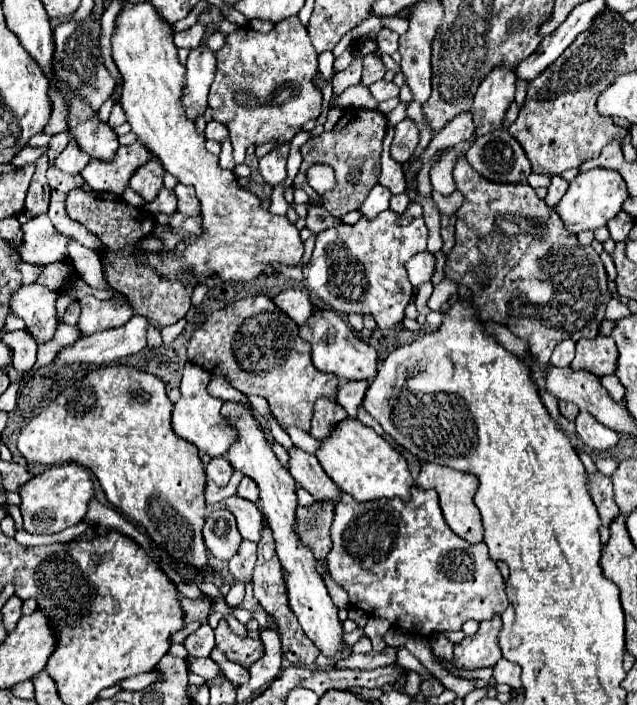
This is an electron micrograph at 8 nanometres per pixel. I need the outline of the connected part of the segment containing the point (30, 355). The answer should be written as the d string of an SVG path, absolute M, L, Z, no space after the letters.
M26 330L6 332L2 336L2 342L6 342L14 350L14 370L18 370L20 374L26 374L26 370L30 370L36 364L38 344L26 334Z

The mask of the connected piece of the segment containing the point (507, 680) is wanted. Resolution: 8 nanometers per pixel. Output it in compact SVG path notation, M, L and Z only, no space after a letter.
M504 658L494 666L494 678L498 680L498 684L508 684L510 688L522 688L522 684L520 684L520 668L512 666Z

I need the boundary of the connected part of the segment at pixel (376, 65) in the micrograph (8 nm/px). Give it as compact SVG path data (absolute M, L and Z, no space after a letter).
M376 54L364 56L364 74L362 74L362 84L364 86L370 86L376 80L382 80L384 72L386 72L386 68L384 68L380 56L376 56Z

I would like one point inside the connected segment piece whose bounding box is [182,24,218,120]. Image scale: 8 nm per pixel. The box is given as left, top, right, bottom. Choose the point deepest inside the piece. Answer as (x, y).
(200, 67)

